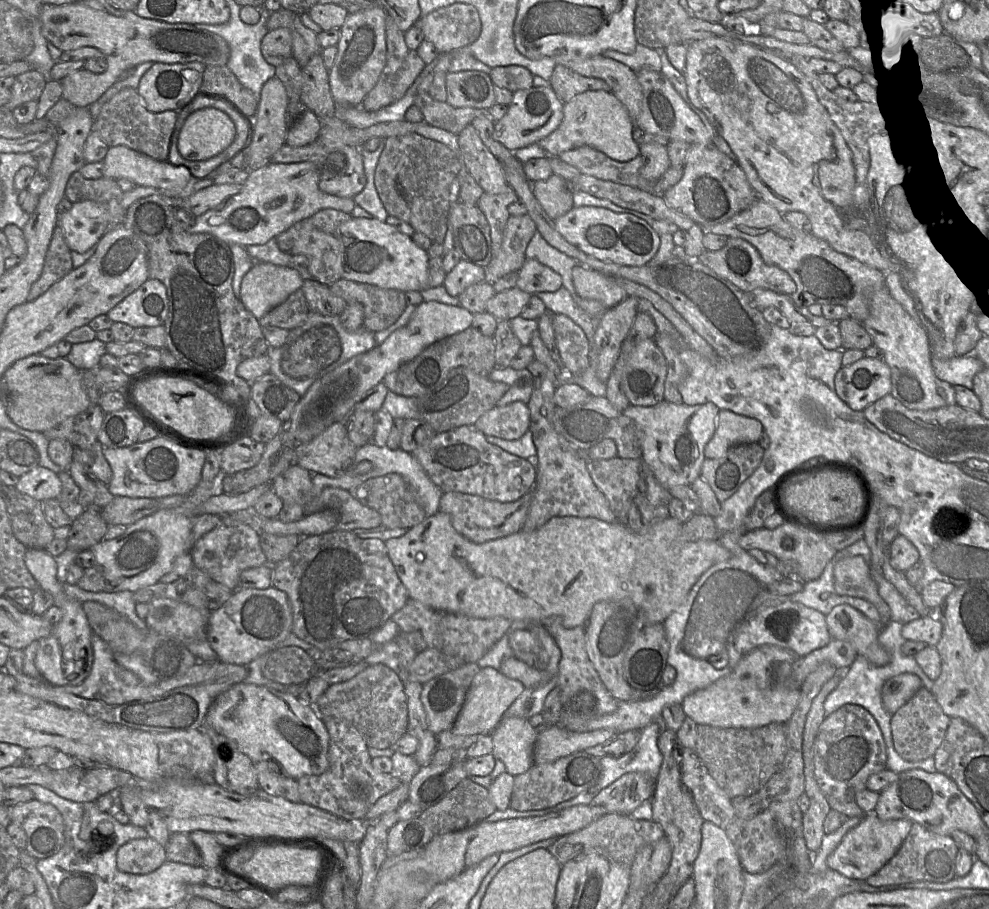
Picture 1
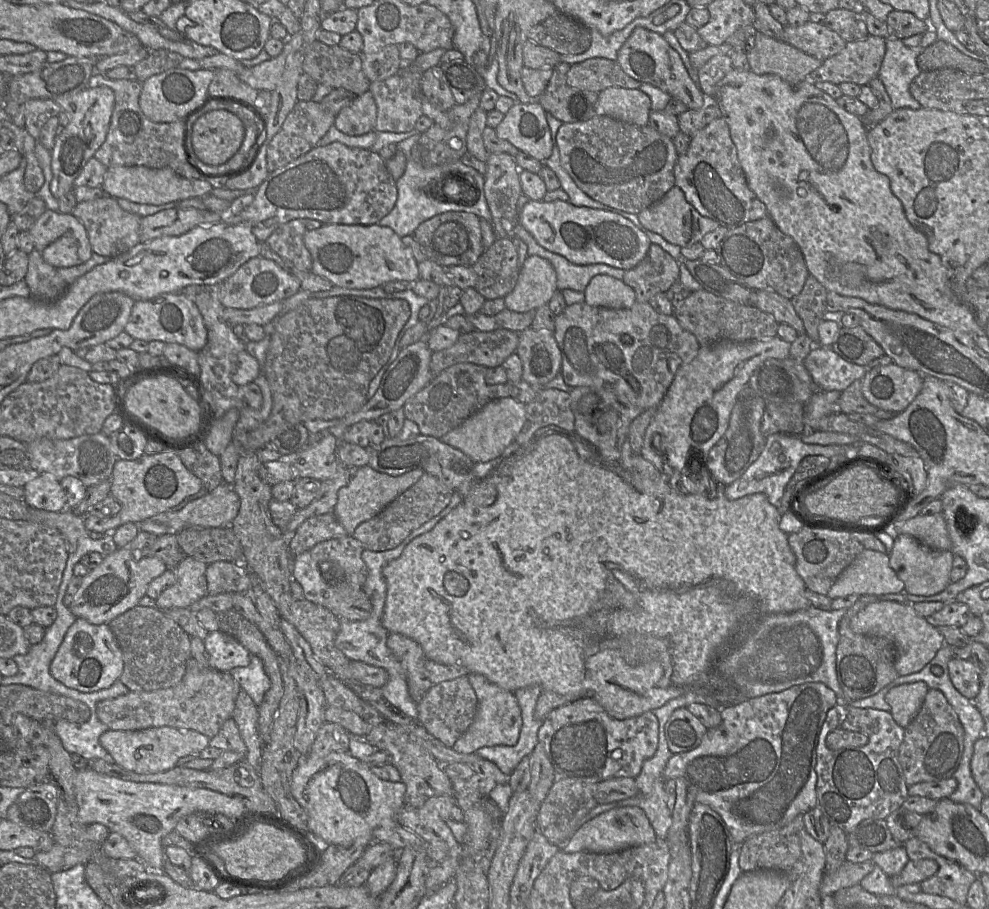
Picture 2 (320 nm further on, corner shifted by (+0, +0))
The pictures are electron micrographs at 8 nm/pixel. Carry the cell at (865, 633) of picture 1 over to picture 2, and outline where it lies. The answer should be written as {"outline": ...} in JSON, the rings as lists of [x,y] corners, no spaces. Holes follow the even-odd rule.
{"outline":[[[879,601],[868,604],[850,622],[855,633],[890,640],[896,649],[895,669],[900,676],[921,671],[945,644],[943,635],[926,618],[919,616],[911,604]]]}

